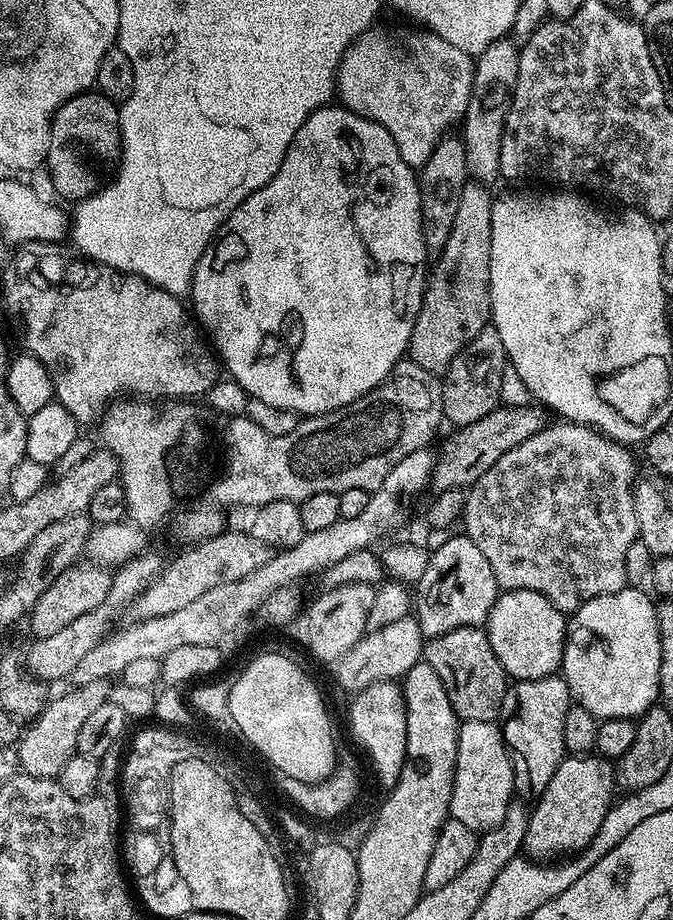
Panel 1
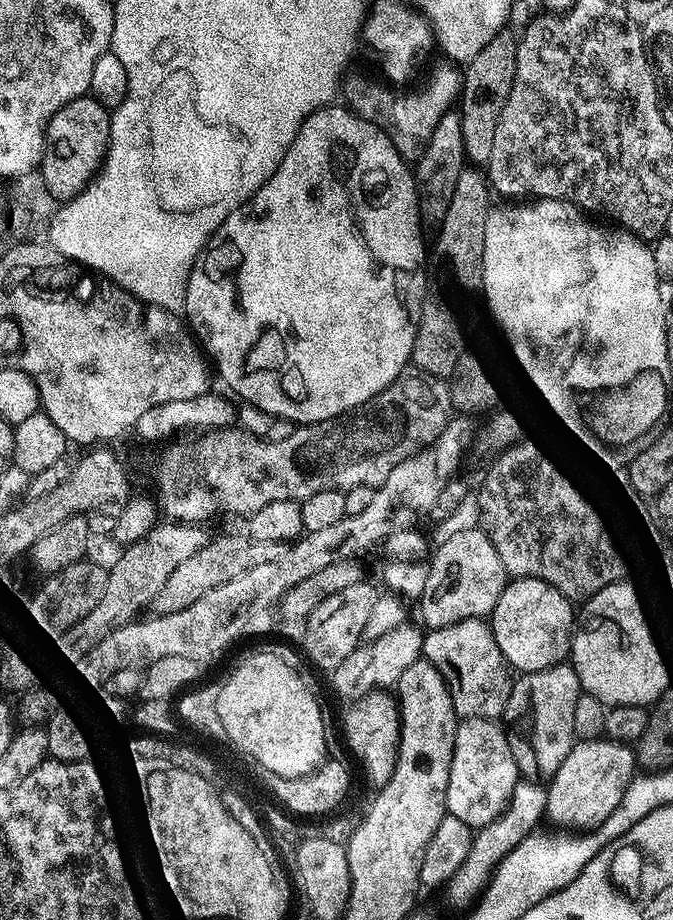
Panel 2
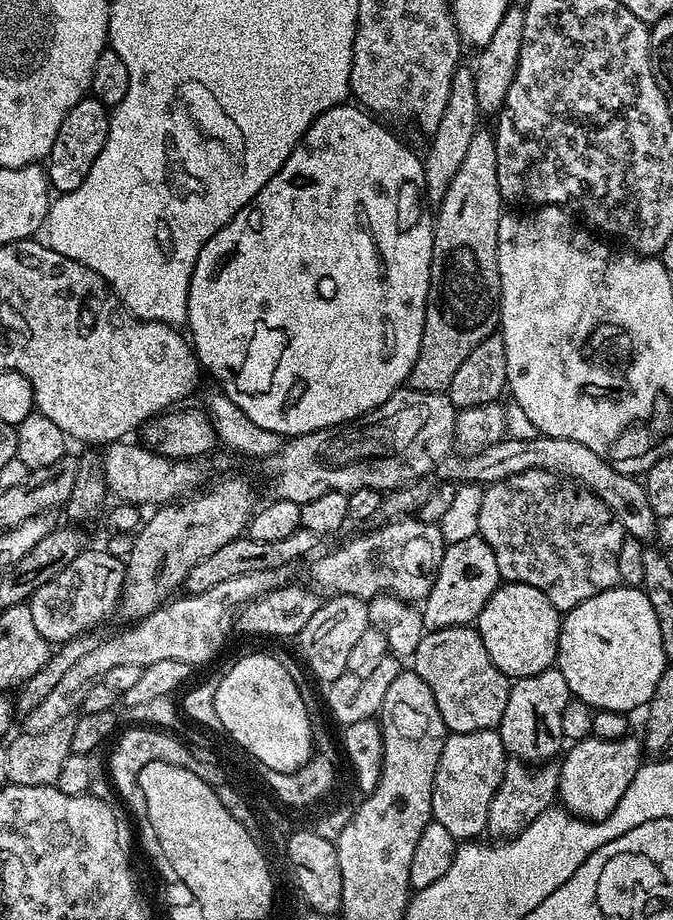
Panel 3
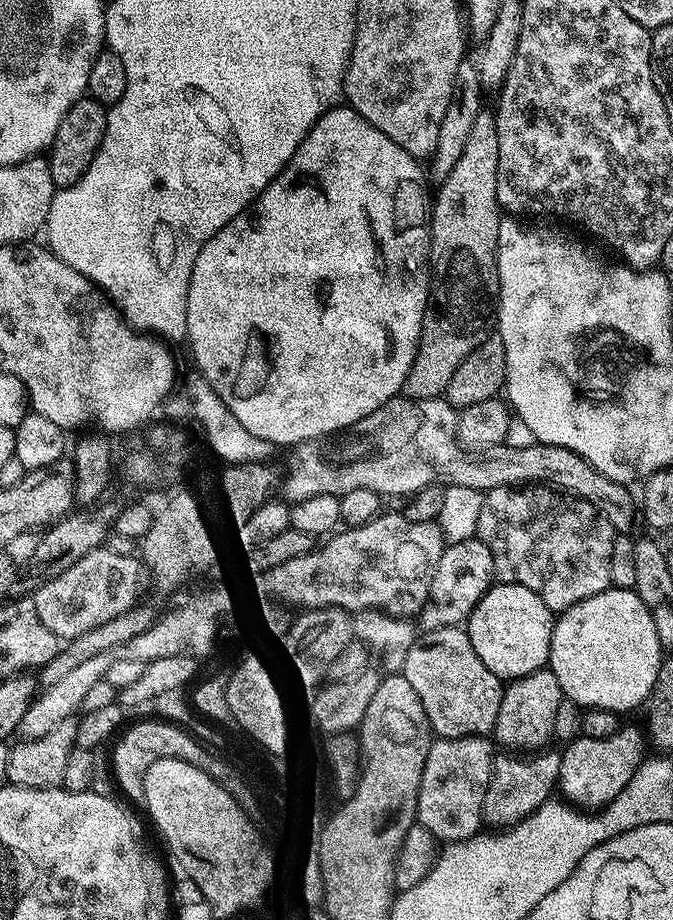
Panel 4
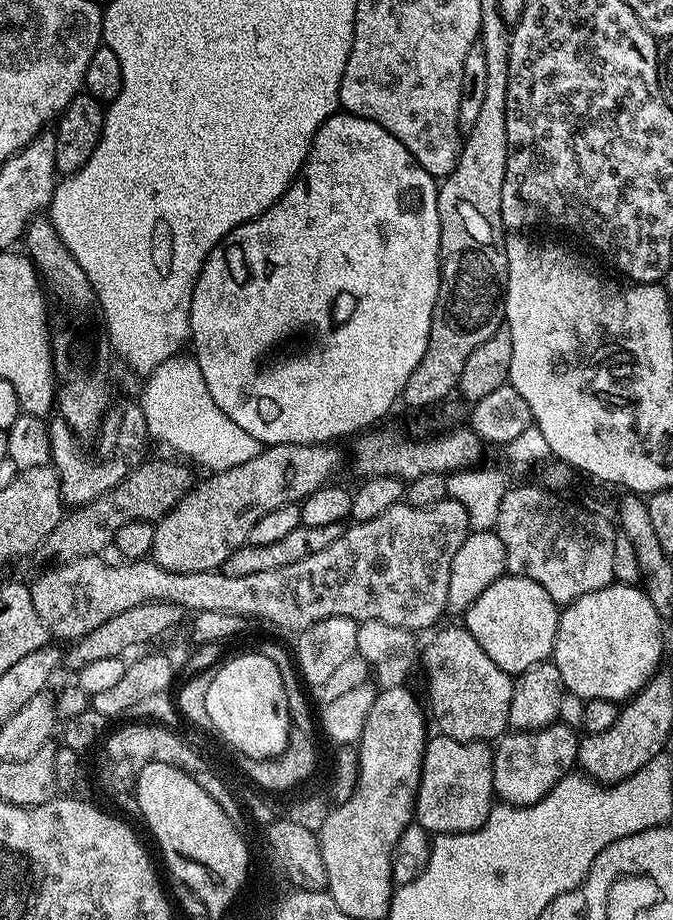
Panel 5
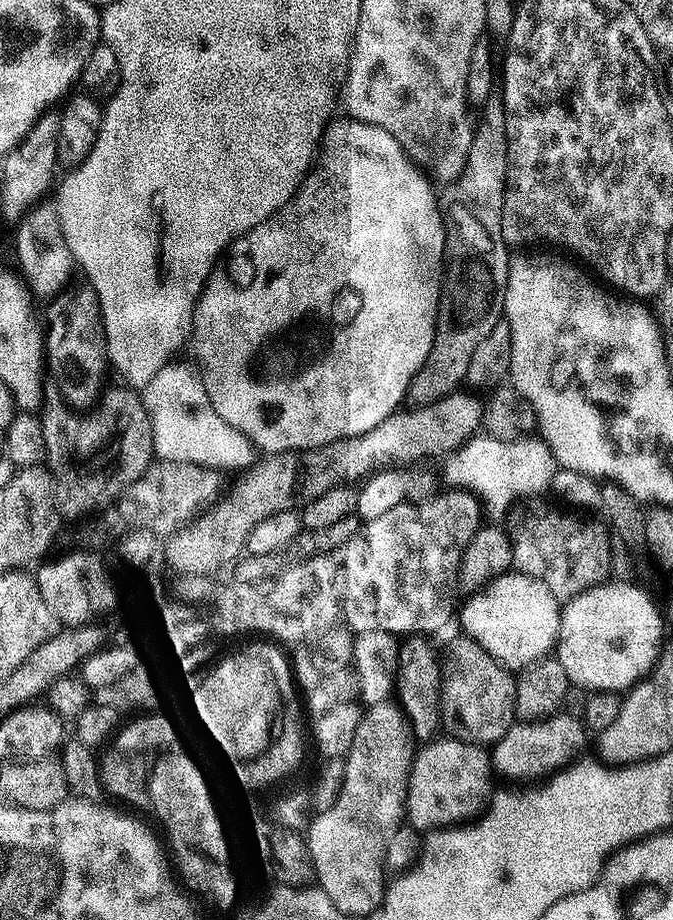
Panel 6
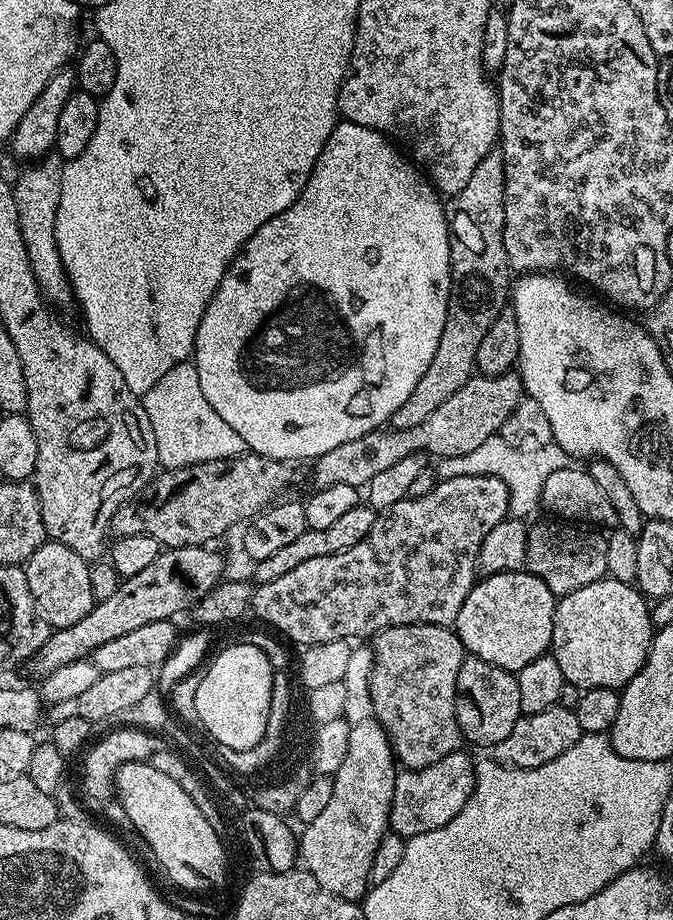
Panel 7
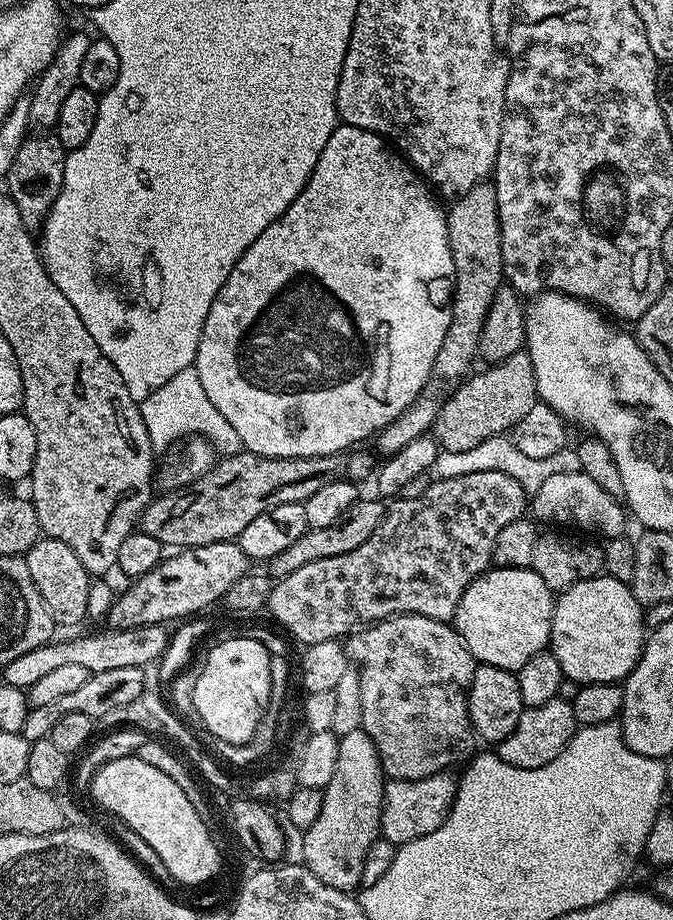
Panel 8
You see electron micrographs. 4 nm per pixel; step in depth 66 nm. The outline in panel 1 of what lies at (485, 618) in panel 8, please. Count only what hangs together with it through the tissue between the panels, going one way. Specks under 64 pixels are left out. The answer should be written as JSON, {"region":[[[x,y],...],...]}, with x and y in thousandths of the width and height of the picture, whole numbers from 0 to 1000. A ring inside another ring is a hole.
{"region":[[[788,639],[744,642],[725,668],[722,686],[734,711],[762,740],[798,739],[834,729],[841,699],[841,670],[807,645]]]}

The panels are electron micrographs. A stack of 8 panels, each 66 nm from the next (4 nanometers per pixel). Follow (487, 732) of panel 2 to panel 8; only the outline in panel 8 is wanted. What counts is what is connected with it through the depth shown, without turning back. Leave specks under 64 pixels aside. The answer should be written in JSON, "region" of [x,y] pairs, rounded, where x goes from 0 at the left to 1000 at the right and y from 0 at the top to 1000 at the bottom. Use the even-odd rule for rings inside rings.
{"region":[[[670,838],[652,839],[626,848],[577,848],[565,882],[566,910],[593,920],[651,902],[672,878],[679,851],[679,845]]]}

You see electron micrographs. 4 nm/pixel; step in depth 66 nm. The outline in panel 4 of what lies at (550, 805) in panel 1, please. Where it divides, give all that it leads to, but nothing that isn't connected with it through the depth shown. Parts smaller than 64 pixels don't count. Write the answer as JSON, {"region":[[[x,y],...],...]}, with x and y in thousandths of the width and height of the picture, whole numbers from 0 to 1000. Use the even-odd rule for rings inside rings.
{"region":[[[924,789],[917,796],[906,798],[906,802],[877,802],[863,799],[851,803],[840,812],[845,813],[837,814],[835,817],[831,860],[834,862],[838,860],[837,864],[845,871],[857,872],[865,876],[905,874],[914,865],[924,863],[930,850],[942,846],[948,833],[960,825],[957,809],[960,813],[958,797],[933,789]]]}

